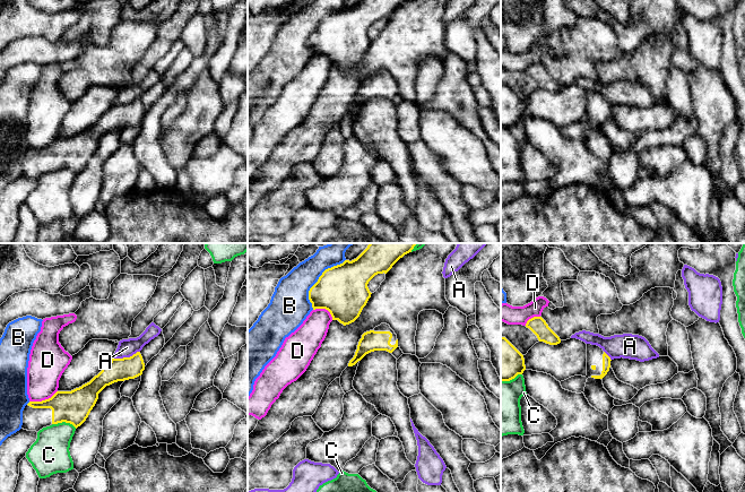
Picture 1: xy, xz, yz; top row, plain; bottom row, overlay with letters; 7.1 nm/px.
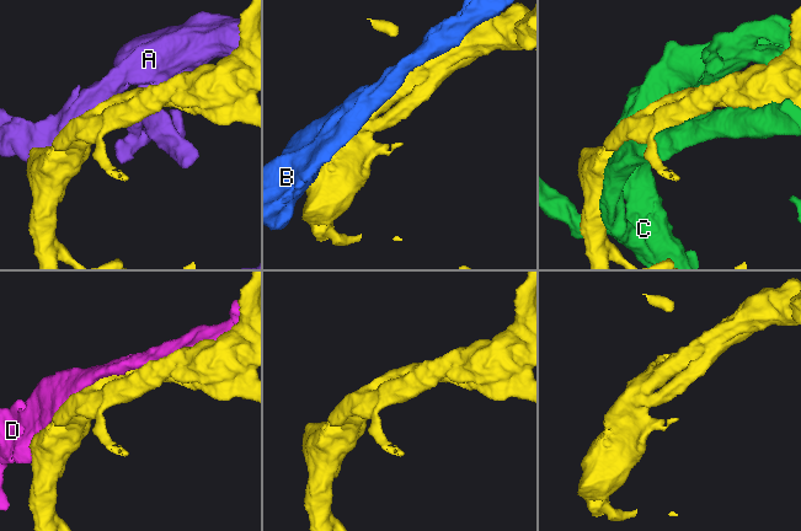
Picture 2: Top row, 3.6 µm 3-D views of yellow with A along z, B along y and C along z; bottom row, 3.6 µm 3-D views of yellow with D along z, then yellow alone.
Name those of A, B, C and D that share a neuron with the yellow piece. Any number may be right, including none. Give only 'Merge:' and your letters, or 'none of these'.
Merge: none of these

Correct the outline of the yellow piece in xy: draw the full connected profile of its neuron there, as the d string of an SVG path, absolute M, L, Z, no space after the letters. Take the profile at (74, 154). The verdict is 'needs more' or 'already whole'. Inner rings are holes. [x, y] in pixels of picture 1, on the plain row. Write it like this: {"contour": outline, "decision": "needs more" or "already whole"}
{"contour": "M140 98L130 104L112 105L89 129L71 138L57 138L42 148L29 148L23 157L21 175L38 179L58 170L70 170L76 175L88 164L98 140L118 128L135 126L142 121L145 110Z", "decision": "needs more"}

